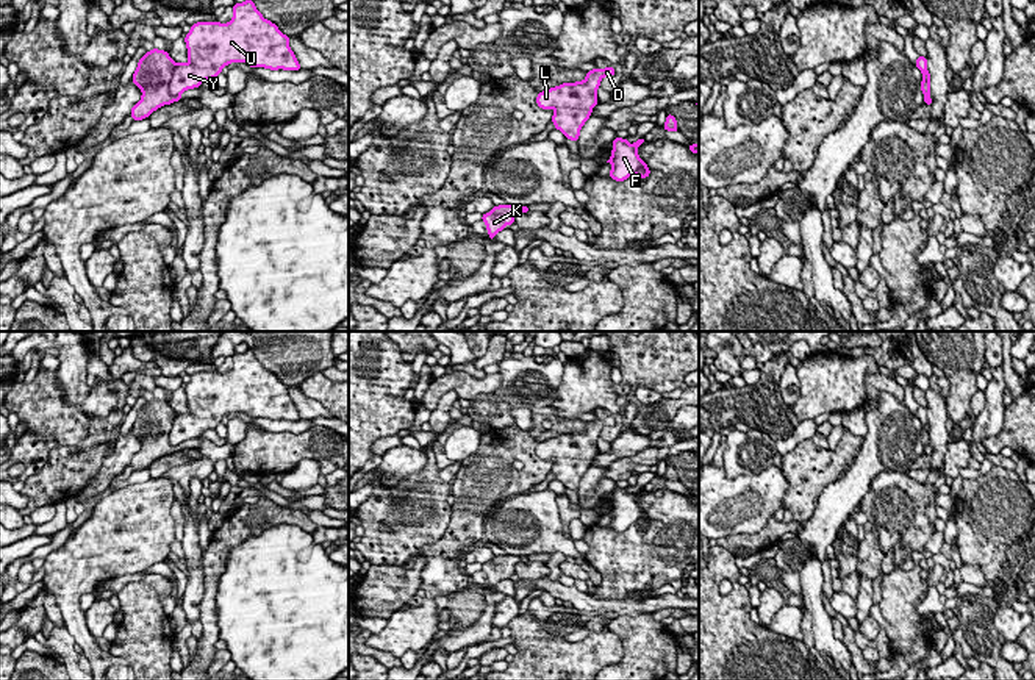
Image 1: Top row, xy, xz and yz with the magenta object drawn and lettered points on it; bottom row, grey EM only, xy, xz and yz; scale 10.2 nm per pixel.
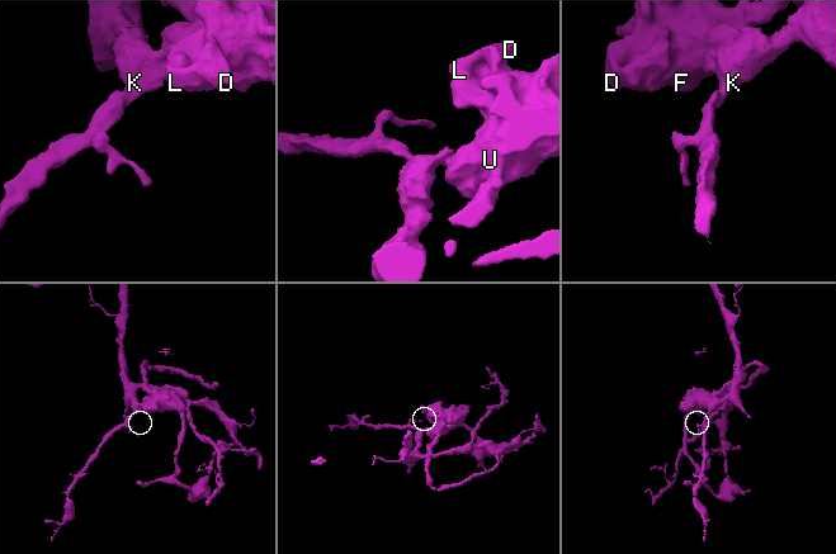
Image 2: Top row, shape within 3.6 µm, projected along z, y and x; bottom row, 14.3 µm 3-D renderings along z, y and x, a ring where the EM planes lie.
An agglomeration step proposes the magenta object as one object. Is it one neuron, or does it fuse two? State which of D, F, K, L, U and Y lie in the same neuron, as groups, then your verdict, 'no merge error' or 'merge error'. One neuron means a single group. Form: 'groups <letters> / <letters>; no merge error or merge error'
groups D F L U Y / K; merge error

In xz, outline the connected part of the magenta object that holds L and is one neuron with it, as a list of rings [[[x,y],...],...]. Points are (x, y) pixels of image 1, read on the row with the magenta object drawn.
[[[614,67],[593,69],[583,81],[563,83],[536,95],[536,105],[543,109],[553,108],[552,120],[566,139],[578,141],[580,130],[599,103],[597,89],[603,77],[613,77]]]

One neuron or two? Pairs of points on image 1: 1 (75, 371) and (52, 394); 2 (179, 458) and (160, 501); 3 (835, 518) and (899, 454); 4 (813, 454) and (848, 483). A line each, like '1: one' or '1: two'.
1: two
2: two
3: one
4: two

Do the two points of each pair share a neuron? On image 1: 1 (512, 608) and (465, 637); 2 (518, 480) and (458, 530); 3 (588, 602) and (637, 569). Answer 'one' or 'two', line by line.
1: two
2: one
3: two

